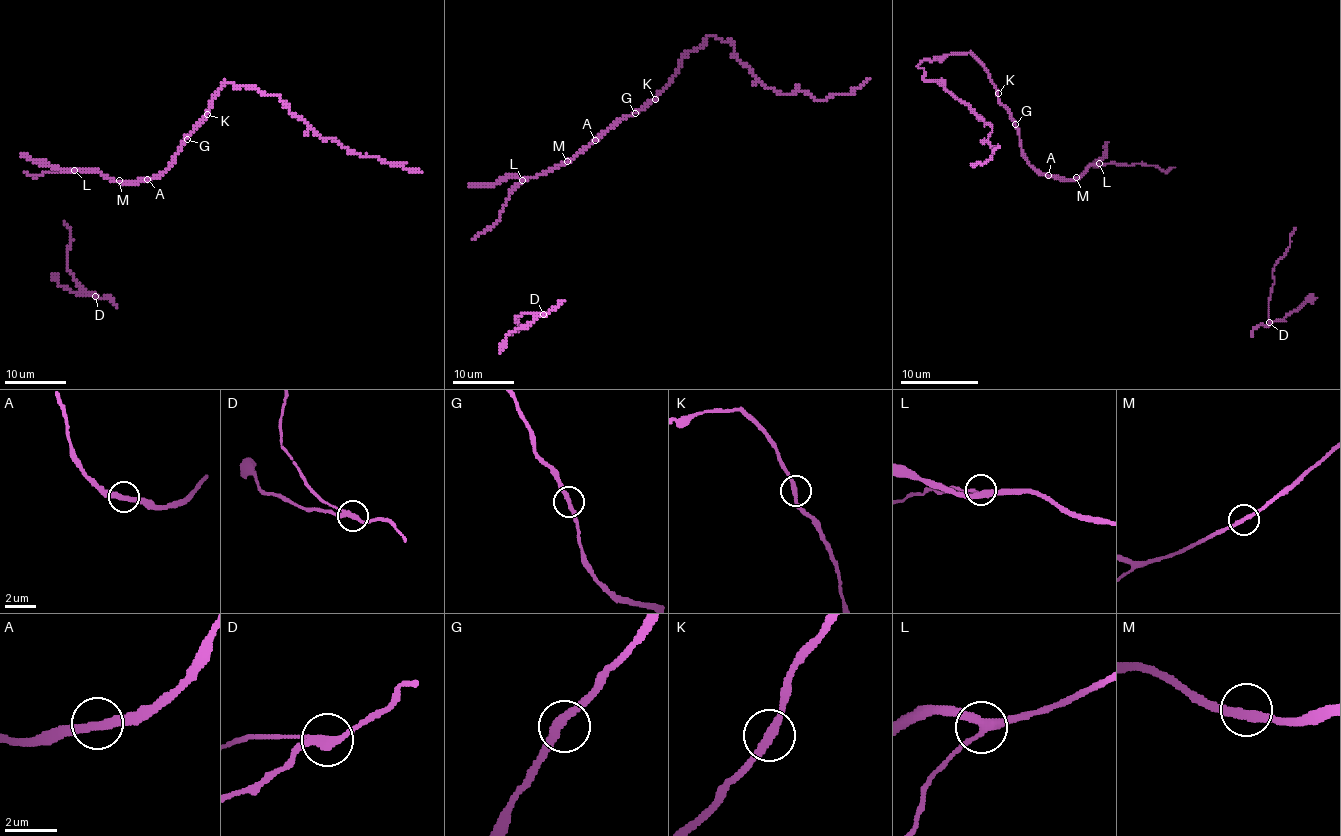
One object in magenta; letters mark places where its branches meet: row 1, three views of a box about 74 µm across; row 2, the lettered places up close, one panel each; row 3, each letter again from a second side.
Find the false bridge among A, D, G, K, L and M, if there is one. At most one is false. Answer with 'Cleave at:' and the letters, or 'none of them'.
Cleave at: D

